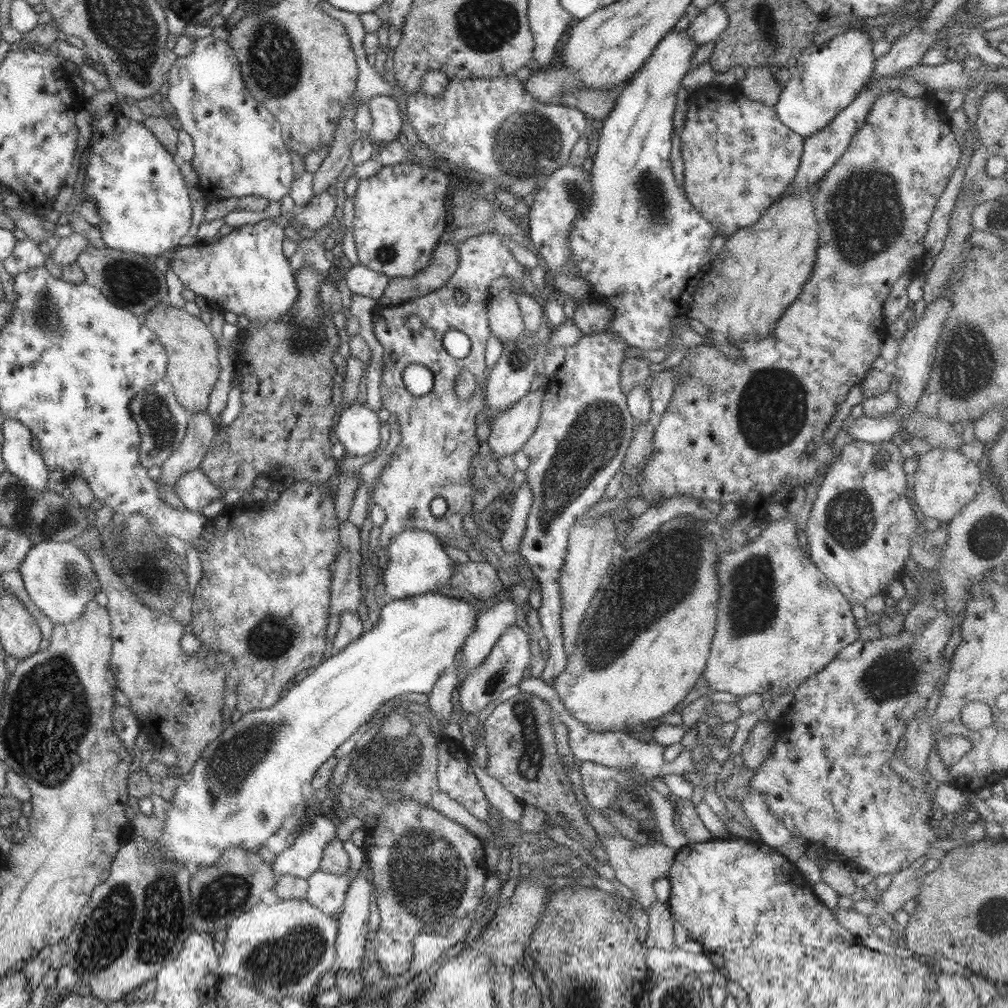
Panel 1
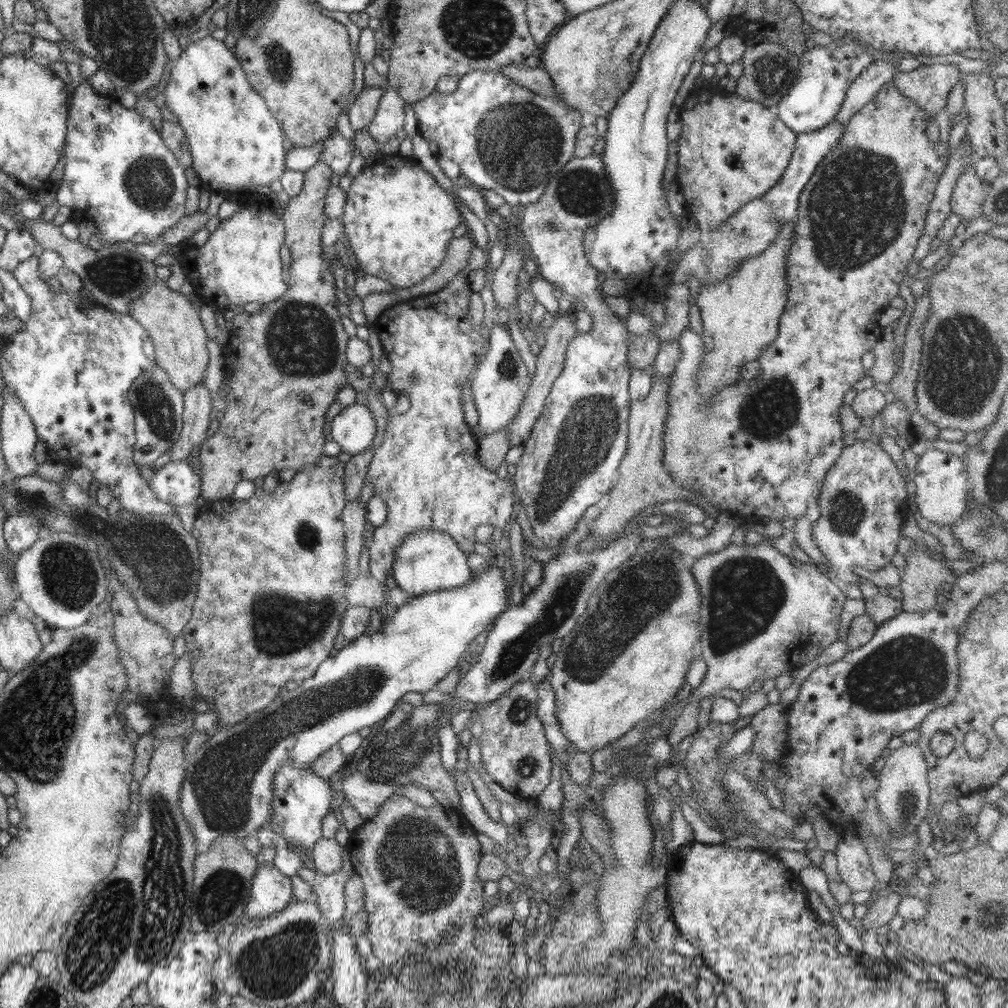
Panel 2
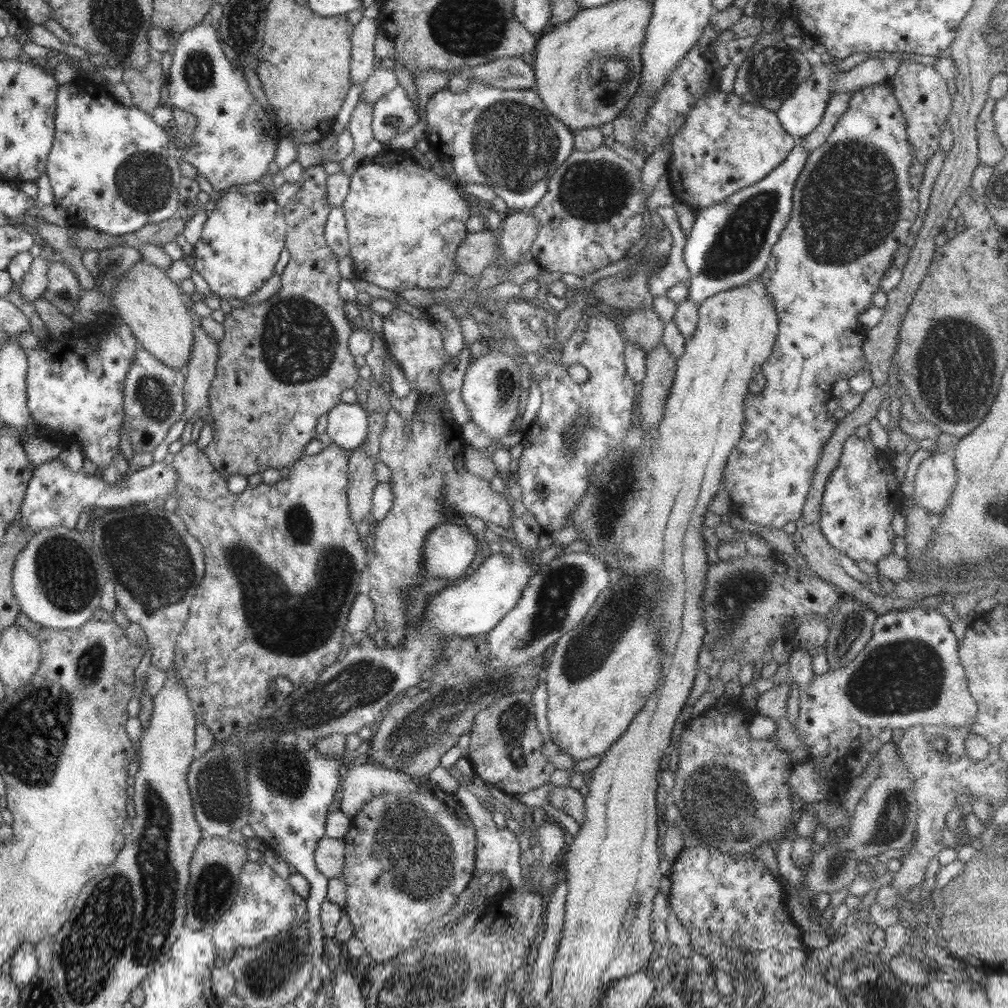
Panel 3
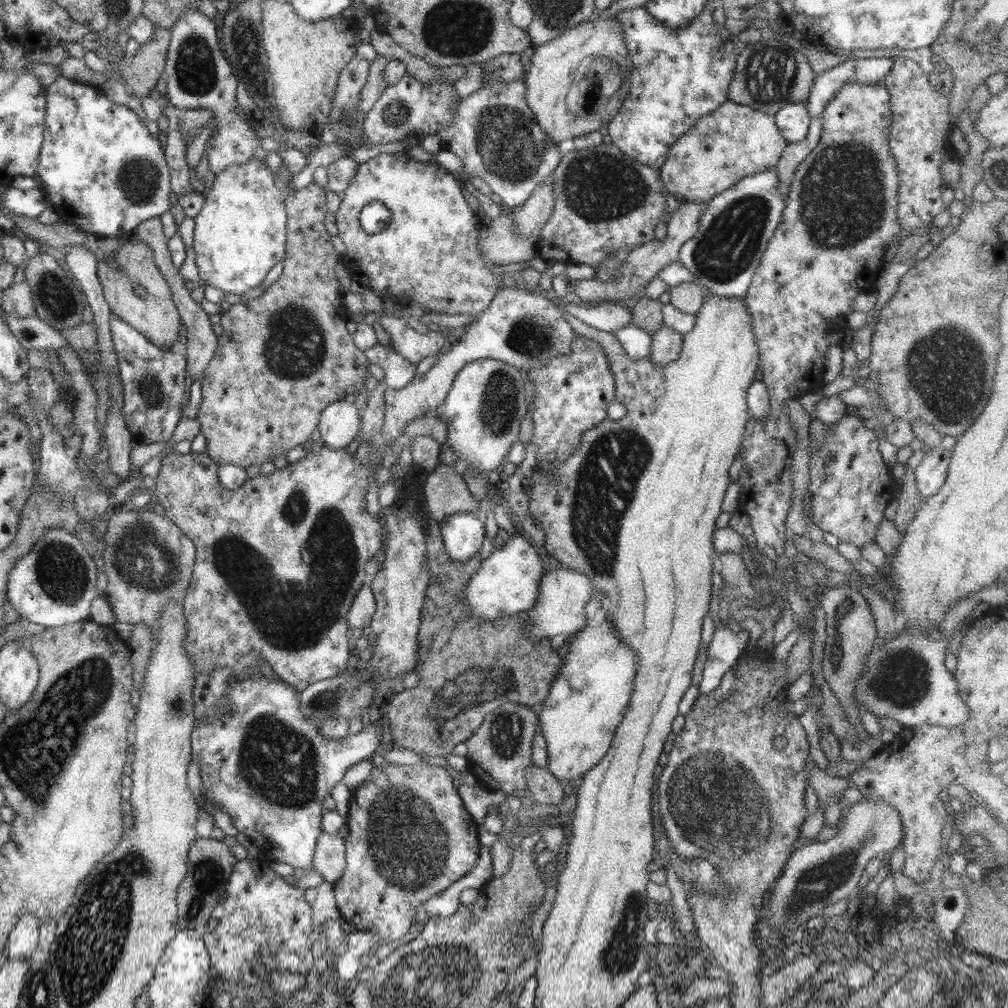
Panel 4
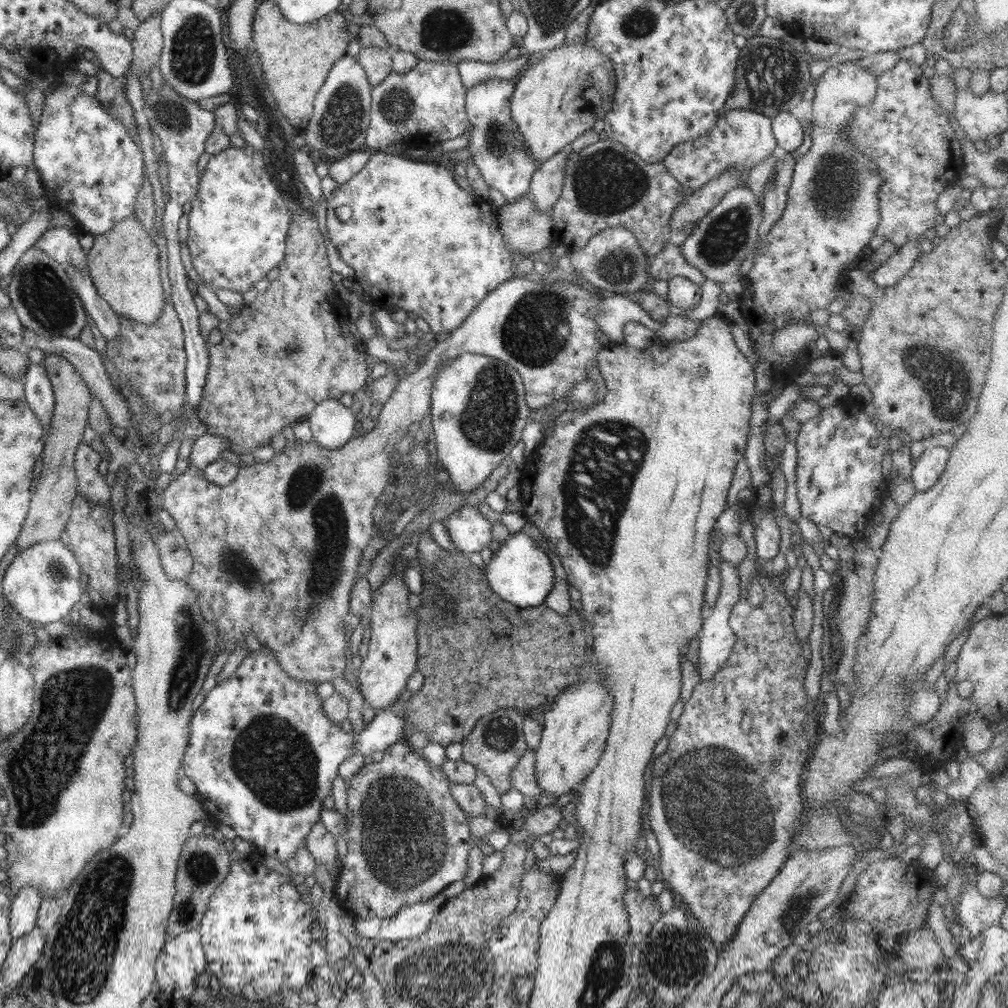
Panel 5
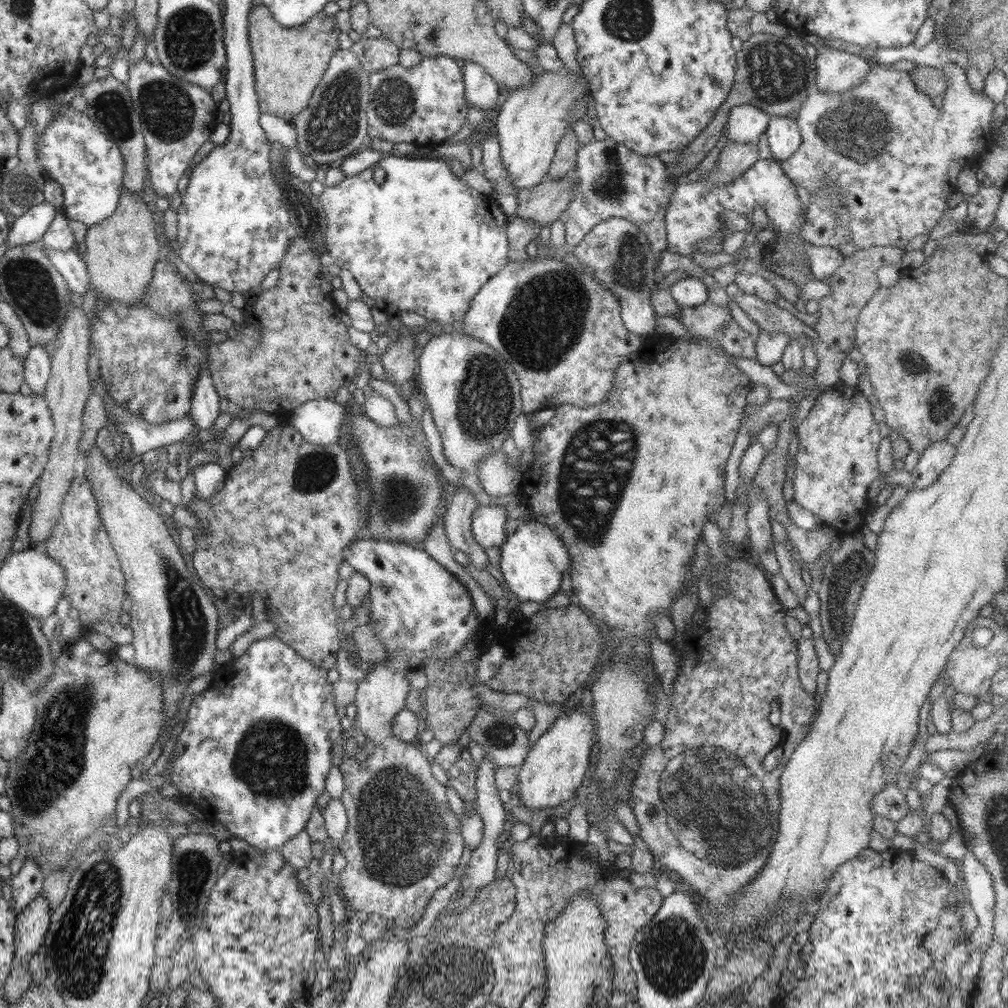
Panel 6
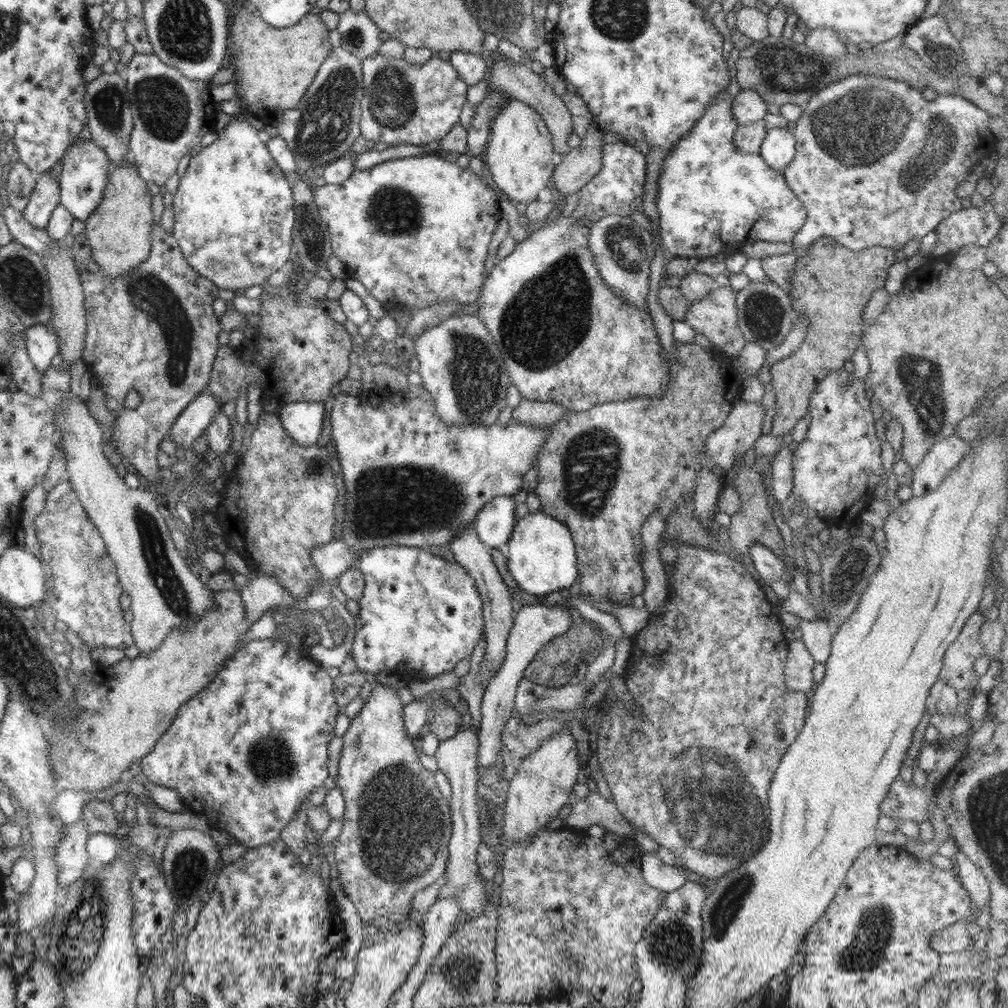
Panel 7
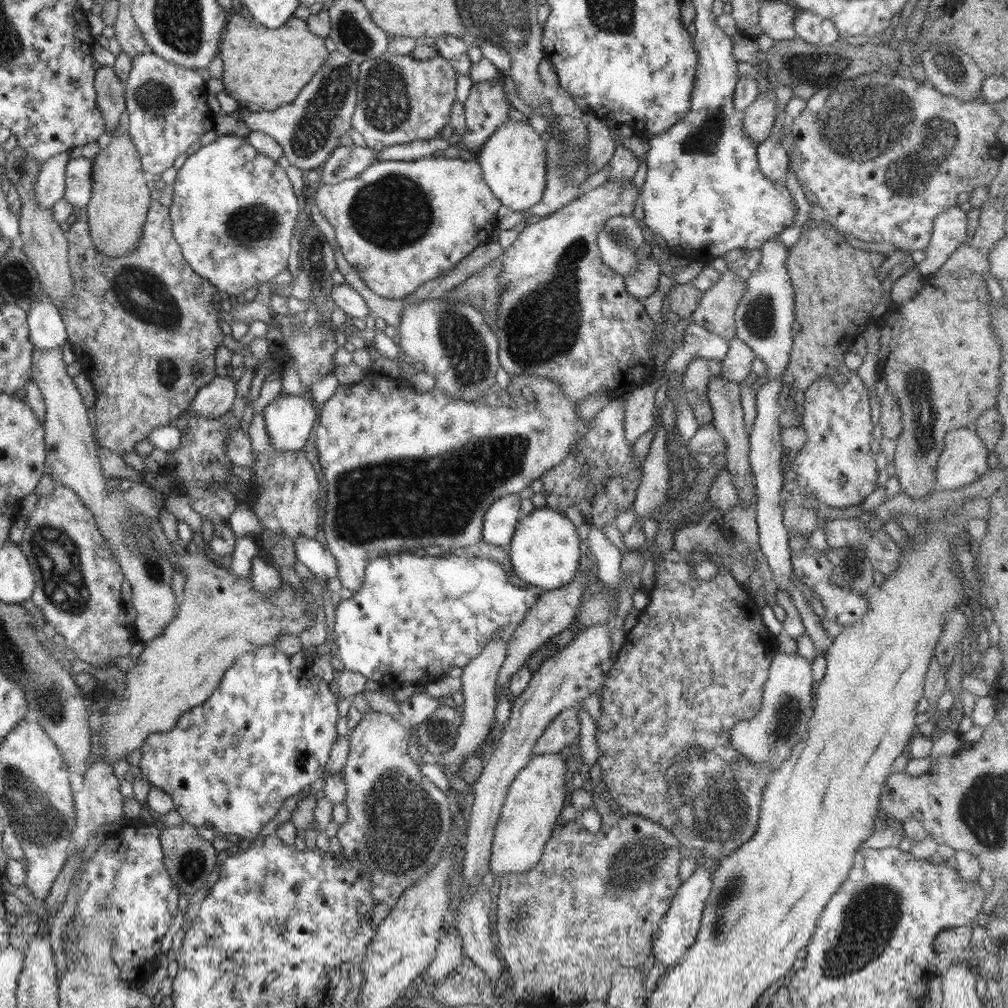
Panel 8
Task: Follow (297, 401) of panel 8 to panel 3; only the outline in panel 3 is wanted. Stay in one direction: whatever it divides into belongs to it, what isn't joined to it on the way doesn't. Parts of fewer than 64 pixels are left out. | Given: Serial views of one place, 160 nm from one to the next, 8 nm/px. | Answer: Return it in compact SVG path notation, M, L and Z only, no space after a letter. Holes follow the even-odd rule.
M339 403L328 413L328 428L325 433L333 444L342 449L360 448L369 432L368 412L358 403Z

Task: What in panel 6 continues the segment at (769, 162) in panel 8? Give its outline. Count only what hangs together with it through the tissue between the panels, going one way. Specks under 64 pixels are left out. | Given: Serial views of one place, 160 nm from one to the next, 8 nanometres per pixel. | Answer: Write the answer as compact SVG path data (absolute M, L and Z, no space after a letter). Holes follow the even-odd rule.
M794 115L786 117L772 116L765 132L768 136L768 146L772 158L778 163L790 158L802 142L799 126Z

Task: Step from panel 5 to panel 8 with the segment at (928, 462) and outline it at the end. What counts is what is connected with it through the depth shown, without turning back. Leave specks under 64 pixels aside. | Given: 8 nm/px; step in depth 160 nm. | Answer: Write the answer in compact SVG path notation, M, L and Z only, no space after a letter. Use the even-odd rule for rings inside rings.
M972 427L950 430L936 463L938 490L956 490L978 481L988 470L988 450Z

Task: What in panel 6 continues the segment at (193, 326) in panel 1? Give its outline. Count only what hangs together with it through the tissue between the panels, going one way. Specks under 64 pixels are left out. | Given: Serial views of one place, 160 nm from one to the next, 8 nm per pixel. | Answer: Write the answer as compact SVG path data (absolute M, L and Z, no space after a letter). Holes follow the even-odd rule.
M122 186L118 208L109 219L89 226L85 235L85 263L97 295L96 311L106 303L141 303L152 280L155 264L160 259L161 246L156 239L151 205Z

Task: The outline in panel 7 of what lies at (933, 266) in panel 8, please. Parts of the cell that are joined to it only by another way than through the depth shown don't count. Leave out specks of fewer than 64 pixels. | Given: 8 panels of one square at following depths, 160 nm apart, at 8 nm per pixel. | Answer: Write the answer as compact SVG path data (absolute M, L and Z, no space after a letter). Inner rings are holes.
M992 198L986 199L984 207L962 207L938 223L935 228L937 245L931 252L930 260L952 254L969 244L987 247L1003 224L992 206Z

